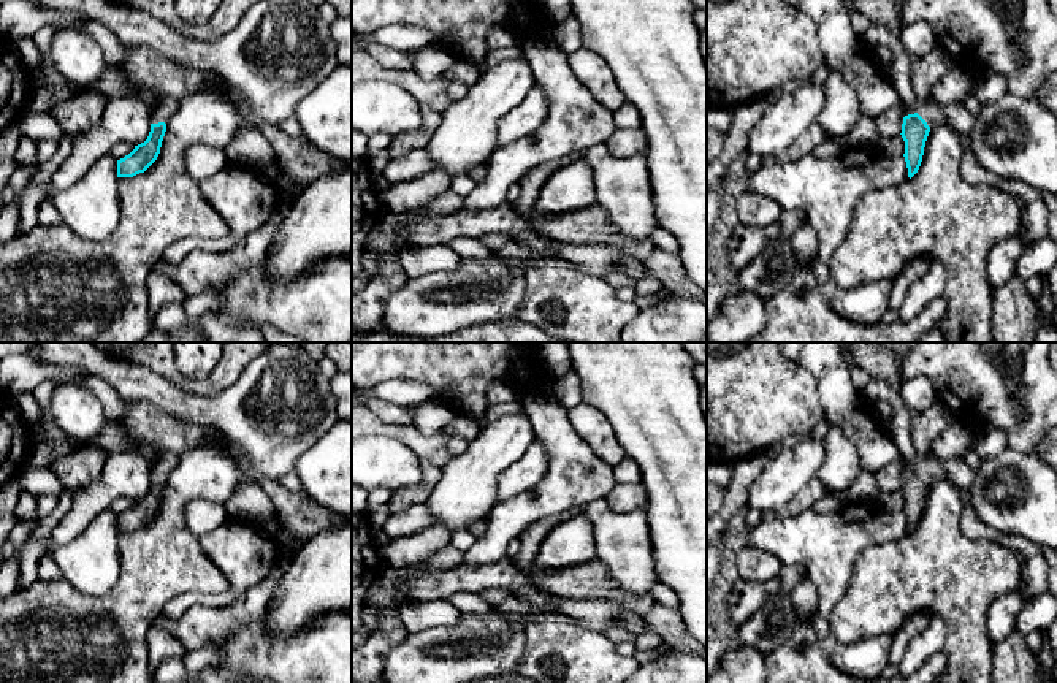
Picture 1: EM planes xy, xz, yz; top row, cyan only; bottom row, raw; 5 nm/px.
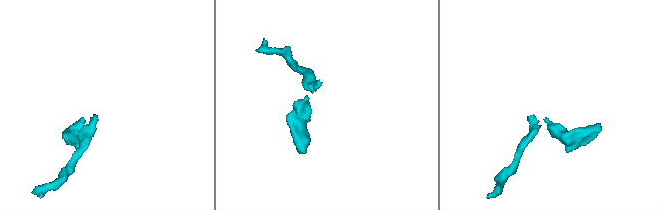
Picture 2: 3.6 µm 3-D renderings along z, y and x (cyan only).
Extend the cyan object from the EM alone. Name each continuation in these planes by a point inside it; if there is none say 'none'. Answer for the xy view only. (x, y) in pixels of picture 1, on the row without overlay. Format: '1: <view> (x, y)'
1: xy (165, 463)

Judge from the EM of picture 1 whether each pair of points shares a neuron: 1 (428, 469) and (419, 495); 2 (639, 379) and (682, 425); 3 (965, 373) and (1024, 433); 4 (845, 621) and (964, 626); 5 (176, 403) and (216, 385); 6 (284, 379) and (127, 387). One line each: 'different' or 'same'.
1: same
2: same
3: same
4: same
5: different
6: same

